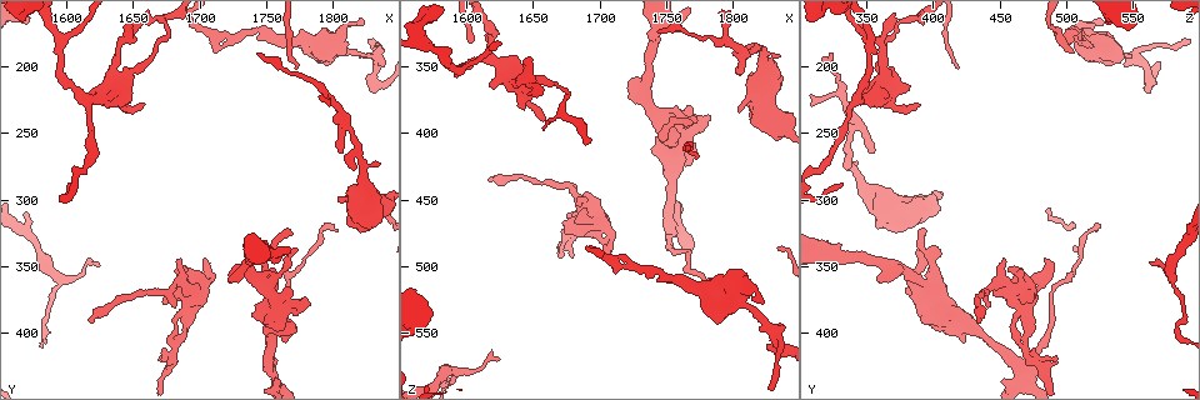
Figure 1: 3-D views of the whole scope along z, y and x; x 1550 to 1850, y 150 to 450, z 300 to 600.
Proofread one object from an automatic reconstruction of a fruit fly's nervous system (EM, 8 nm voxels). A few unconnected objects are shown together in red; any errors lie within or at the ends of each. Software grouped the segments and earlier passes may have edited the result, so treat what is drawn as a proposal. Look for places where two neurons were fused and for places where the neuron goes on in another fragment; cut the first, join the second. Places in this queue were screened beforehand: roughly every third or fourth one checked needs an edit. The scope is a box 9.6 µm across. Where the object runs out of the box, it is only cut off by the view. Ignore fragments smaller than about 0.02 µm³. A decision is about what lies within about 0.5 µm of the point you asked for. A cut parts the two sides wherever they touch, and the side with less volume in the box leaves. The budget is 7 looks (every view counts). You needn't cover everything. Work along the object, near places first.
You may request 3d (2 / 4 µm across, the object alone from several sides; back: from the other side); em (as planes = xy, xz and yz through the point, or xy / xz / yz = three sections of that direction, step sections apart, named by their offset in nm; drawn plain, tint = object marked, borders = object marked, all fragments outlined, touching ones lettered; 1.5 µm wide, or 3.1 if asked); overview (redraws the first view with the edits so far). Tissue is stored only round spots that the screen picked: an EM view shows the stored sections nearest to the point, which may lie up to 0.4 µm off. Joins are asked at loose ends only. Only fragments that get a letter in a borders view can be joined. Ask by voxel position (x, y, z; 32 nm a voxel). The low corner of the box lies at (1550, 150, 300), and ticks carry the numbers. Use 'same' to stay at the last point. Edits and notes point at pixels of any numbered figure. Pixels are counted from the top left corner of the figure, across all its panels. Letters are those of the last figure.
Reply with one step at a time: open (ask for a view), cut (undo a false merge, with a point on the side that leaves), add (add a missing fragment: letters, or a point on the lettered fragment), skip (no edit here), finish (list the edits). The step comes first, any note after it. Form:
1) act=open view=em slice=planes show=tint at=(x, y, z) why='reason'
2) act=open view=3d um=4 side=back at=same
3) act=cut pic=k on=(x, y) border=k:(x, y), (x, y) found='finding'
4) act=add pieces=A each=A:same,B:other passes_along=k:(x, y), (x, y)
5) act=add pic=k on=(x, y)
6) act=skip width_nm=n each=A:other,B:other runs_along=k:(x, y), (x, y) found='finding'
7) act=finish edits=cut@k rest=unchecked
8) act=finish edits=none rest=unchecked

act=open view=3d um=2 at=(1676, 376, 466) why='thick end'

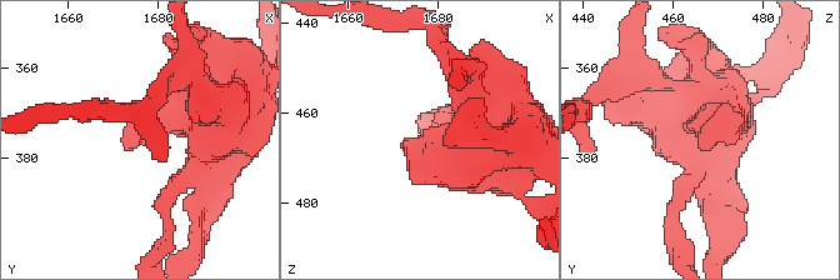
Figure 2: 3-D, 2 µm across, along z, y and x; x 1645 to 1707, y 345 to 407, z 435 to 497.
act=open view=em slice=xz step=8 show=borders at=(1676, 377, 465) why='now the EM'

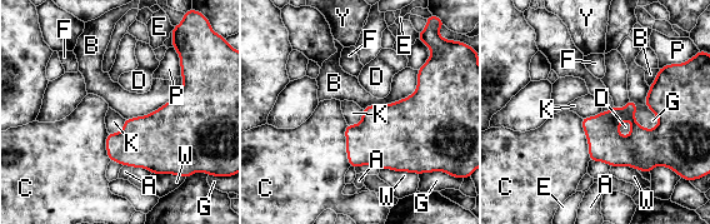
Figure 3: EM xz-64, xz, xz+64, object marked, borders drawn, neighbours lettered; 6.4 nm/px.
act=open view=em slice=planes show=borders at=same

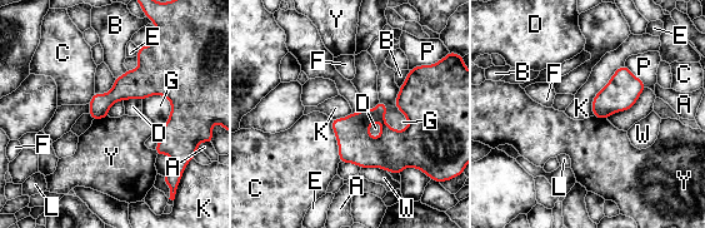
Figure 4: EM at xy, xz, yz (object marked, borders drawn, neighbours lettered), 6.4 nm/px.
act=skip each=A:other,B:other,C:other,D:other,E:other,F:other,G:other,K:other,L:other,P:other,W:other,Y:other border=4:(624, 64), (593, 98), (591, 115) found='no lettered fragment goes on from it'

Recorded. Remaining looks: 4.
act=open view=em slice=xz step=4 show=borders at=(1724, 360, 370)

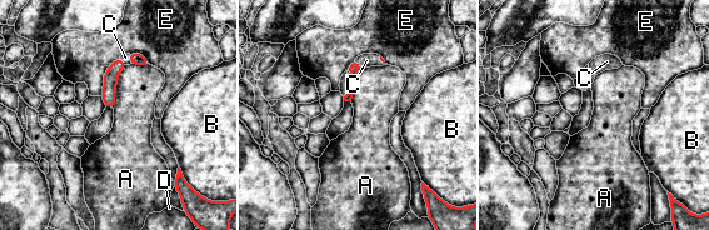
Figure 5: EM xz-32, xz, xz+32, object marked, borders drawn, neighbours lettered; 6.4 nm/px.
act=add pieces=C each=A:other,B:other,C:same,D:other,E:other passes_along=5:(355, 66), (360, 65), (367, 60) found='the neuron continues'

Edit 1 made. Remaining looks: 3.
act=open view=em slice=planes show=borders at=(1618, 388, 434)

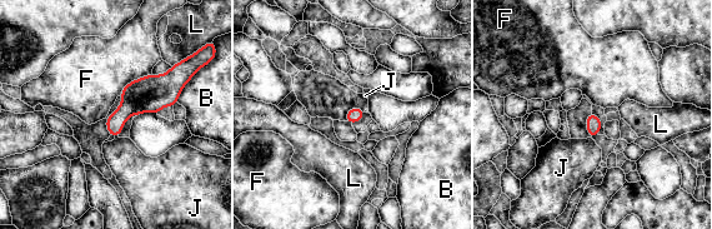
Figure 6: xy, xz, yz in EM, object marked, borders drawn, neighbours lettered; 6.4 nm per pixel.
act=skip each=B:other,F:other,J:other,L:other border=6:(151, 73), (133, 79), (120, 94) found='none of them fits'

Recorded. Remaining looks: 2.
act=finish edits=add@5 rest=unchecked

